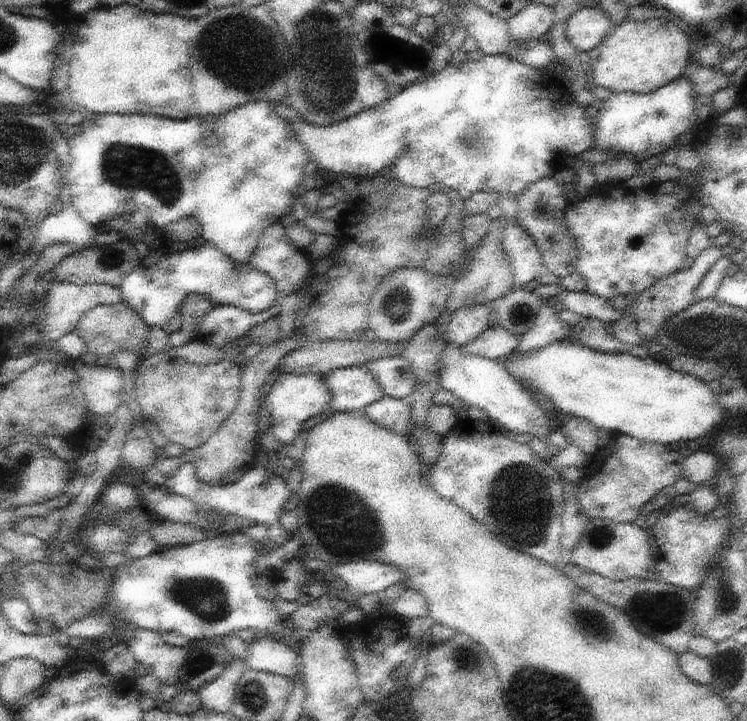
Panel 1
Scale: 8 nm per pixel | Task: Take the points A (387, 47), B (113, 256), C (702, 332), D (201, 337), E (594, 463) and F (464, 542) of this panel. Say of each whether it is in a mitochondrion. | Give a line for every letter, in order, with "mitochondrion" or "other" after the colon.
A: other
B: other
C: mitochondrion
D: other
E: other
F: other

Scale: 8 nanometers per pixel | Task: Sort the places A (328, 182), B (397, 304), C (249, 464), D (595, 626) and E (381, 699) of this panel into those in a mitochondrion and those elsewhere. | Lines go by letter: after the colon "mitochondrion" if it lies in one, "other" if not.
A: other
B: mitochondrion
C: other
D: mitochondrion
E: other

